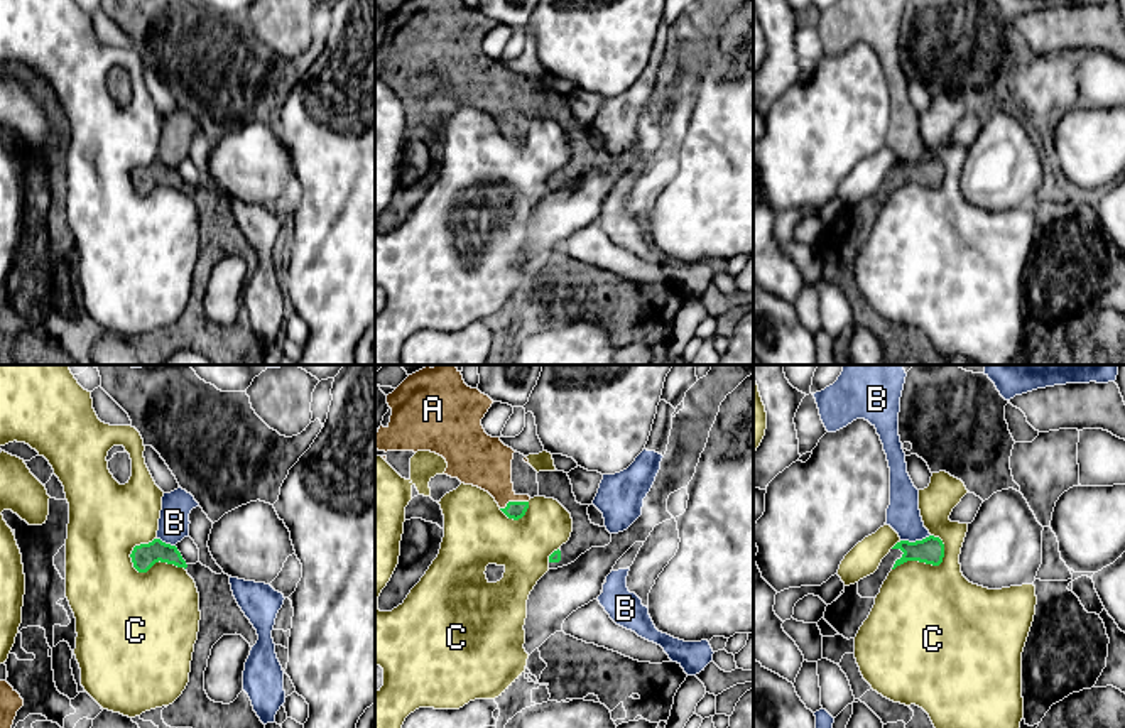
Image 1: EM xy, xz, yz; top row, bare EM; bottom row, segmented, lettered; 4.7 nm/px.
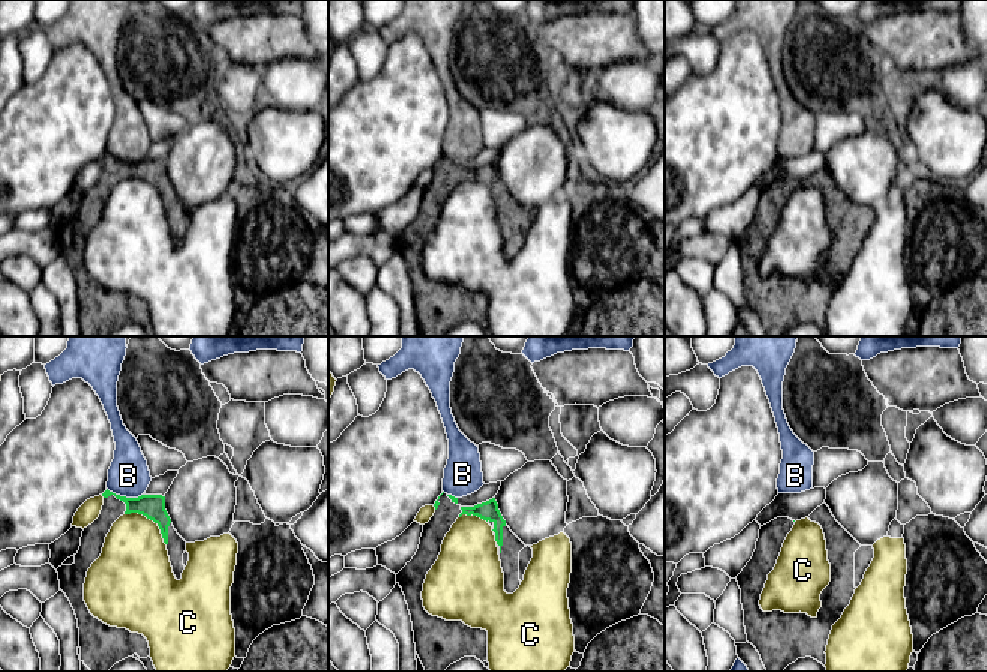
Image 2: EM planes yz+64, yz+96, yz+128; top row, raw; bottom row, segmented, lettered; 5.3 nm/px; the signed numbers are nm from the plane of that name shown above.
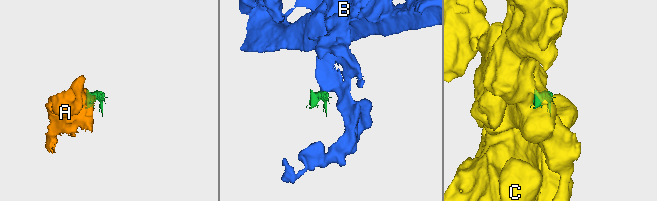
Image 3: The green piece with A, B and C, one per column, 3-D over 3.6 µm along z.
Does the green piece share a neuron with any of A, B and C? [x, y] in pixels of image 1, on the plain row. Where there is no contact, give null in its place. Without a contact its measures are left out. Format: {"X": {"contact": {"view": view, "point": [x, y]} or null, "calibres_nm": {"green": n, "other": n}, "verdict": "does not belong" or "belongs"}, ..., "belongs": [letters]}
{"A": {"contact": {"view": "xz", "point": [514, 124]}, "calibres_nm": {"green": 90, "other": 240}, "verdict": "belongs"}, "B": {"contact": {"view": "yz", "point": [916, 162]}, "calibres_nm": {"green": 130, "other": 160}, "verdict": "does not belong"}, "C": {"contact": {"view": "xy", "point": [154, 184]}, "calibres_nm": {"green": 120, "other": 420}, "verdict": "does not belong"}, "belongs": ["A"]}

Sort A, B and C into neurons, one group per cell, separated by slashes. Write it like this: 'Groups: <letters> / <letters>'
Groups: A / B / C

